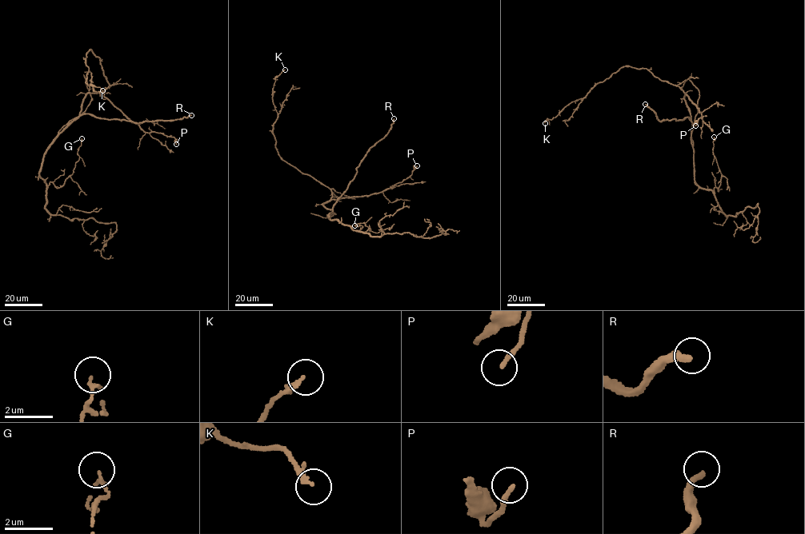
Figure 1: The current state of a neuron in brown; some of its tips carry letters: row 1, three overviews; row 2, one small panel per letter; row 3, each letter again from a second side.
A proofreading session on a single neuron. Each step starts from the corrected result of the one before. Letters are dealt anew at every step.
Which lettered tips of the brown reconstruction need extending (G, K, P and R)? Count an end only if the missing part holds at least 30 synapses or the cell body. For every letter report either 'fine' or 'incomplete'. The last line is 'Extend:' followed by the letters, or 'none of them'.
G: fine
K: fine
P: fine
R: incomplete
Extend: R

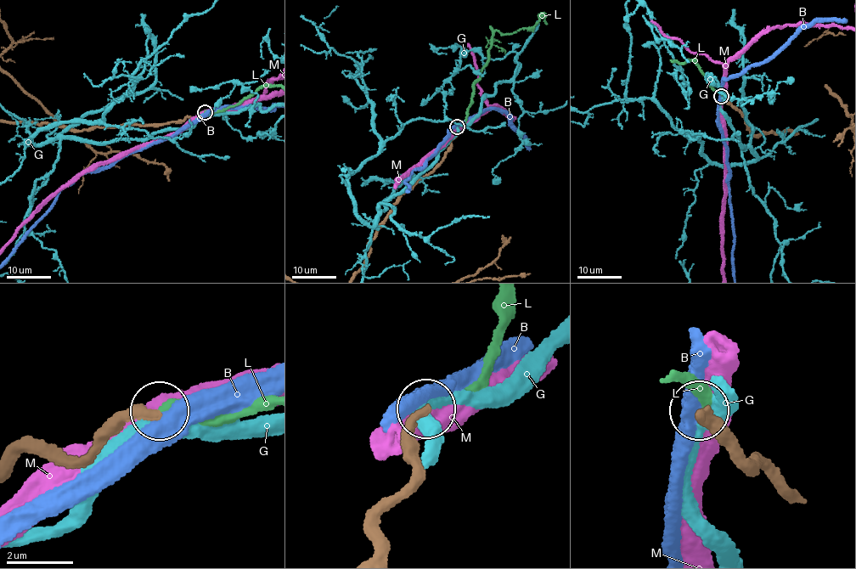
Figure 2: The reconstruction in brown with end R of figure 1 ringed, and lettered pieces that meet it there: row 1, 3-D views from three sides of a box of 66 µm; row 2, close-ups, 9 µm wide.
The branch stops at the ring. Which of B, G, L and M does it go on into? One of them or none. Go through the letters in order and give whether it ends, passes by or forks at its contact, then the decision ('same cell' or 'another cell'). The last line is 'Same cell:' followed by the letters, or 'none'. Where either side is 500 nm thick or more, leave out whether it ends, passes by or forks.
B: another cell
G: it passes by | another cell
L: it ends | same cell
M: another cell
Same cell: L

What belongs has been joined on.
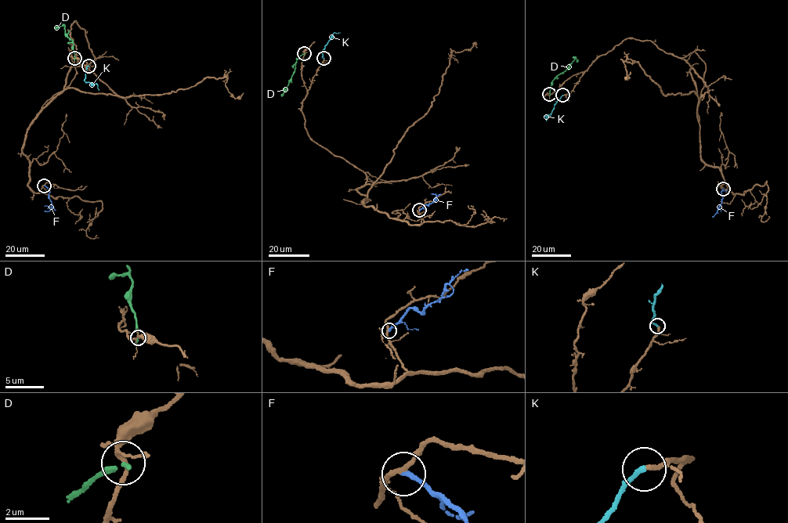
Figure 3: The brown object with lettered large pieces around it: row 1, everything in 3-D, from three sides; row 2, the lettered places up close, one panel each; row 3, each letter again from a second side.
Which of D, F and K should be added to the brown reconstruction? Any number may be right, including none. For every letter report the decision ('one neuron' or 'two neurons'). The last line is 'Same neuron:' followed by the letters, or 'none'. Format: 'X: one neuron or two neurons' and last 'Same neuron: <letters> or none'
D: two neurons
F: two neurons
K: one neuron
Same neuron: K

